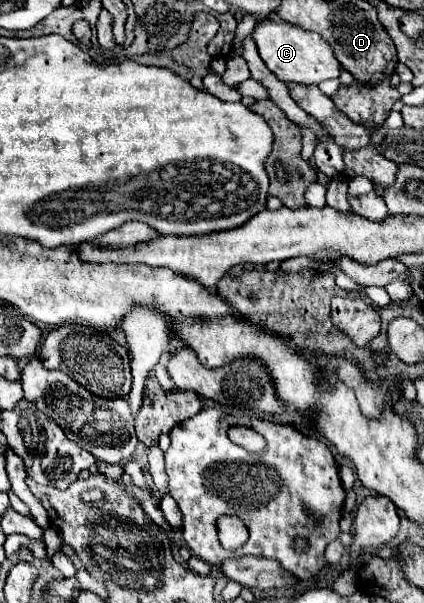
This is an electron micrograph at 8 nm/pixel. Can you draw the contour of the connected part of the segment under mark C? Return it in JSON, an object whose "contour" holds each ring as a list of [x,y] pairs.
{"contour":[[[263,18],[257,22],[253,30],[253,40],[259,48],[259,56],[267,64],[267,68],[283,82],[301,82],[301,84],[319,84],[327,78],[339,76],[339,62],[333,56],[331,46],[319,38],[319,34],[301,30],[299,26],[293,26],[289,22],[277,22],[273,18]]]}

